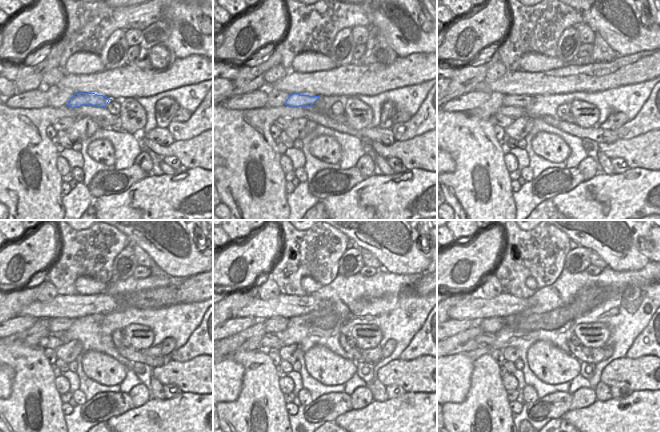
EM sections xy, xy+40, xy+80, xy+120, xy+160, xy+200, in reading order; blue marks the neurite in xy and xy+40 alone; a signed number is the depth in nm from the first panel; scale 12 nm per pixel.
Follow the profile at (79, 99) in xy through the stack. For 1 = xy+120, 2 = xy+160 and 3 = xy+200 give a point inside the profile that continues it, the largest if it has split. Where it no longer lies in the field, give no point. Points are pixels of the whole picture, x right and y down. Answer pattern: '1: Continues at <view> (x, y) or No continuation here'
1: Continues at xy+120 (55, 325)
2: Continues at xy+160 (273, 325)
3: Continues at xy+200 (493, 325)

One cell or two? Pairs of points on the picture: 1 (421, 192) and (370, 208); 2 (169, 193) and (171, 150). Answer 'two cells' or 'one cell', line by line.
1: one cell
2: two cells

